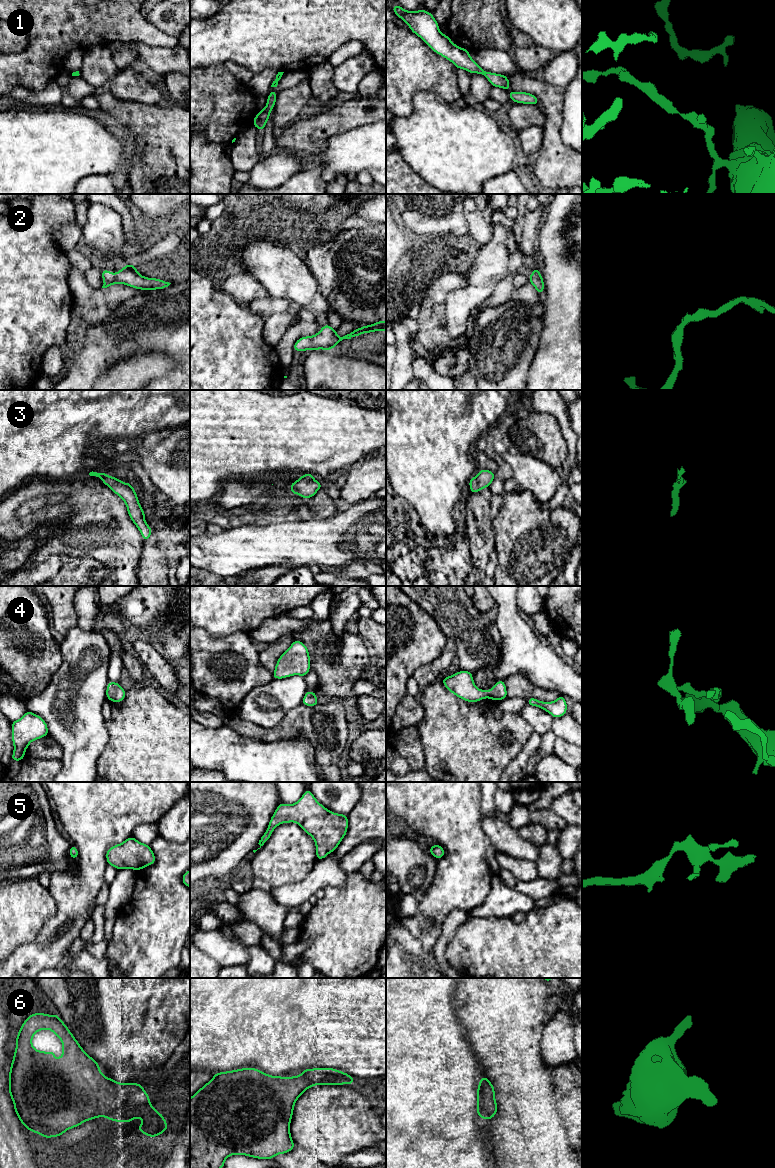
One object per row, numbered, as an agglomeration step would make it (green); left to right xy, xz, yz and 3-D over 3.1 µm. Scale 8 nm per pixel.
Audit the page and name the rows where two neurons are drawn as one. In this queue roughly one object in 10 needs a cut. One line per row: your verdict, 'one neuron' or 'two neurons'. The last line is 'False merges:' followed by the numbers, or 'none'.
1: one neuron
2: one neuron
3: one neuron
4: one neuron
5: one neuron
6: one neuron
False merges: none

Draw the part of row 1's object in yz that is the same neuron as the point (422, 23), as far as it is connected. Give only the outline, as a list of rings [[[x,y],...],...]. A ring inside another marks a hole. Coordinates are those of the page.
[[[397,4],[391,9],[414,34],[420,37],[435,53],[452,62],[457,69],[464,69],[471,74],[482,74],[493,87],[500,87],[506,91],[510,88],[510,81],[506,75],[484,71],[470,57],[470,51],[455,45],[448,35],[442,34],[432,13],[424,9],[414,12],[407,11]]]

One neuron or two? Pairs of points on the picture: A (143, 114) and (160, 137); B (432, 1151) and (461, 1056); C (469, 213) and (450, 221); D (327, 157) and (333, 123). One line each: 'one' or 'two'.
A: one
B: one
C: two
D: two

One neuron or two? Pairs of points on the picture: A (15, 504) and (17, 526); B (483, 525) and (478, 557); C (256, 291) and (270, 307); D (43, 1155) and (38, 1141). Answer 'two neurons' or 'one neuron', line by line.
A: one neuron
B: one neuron
C: two neurons
D: one neuron

